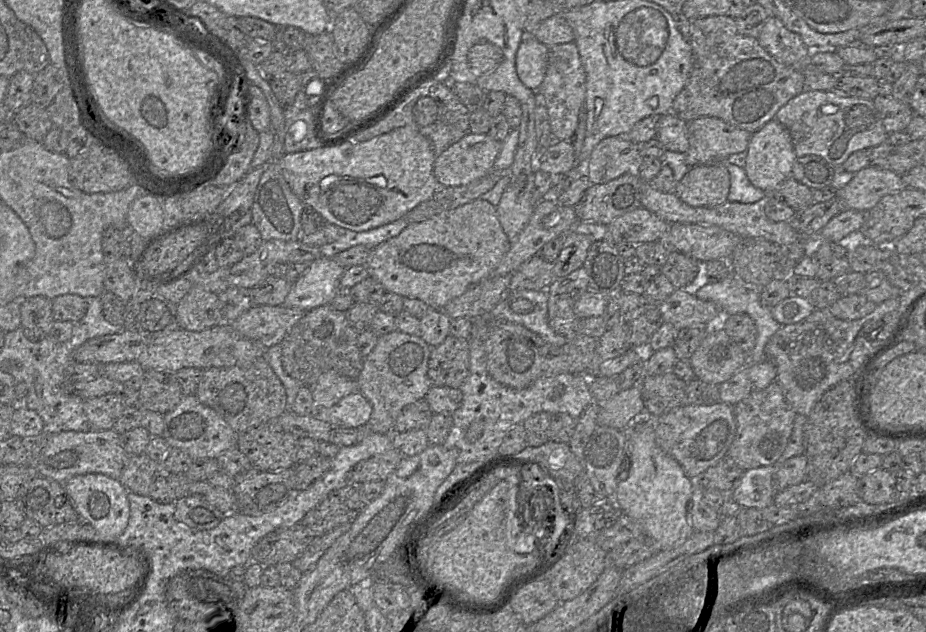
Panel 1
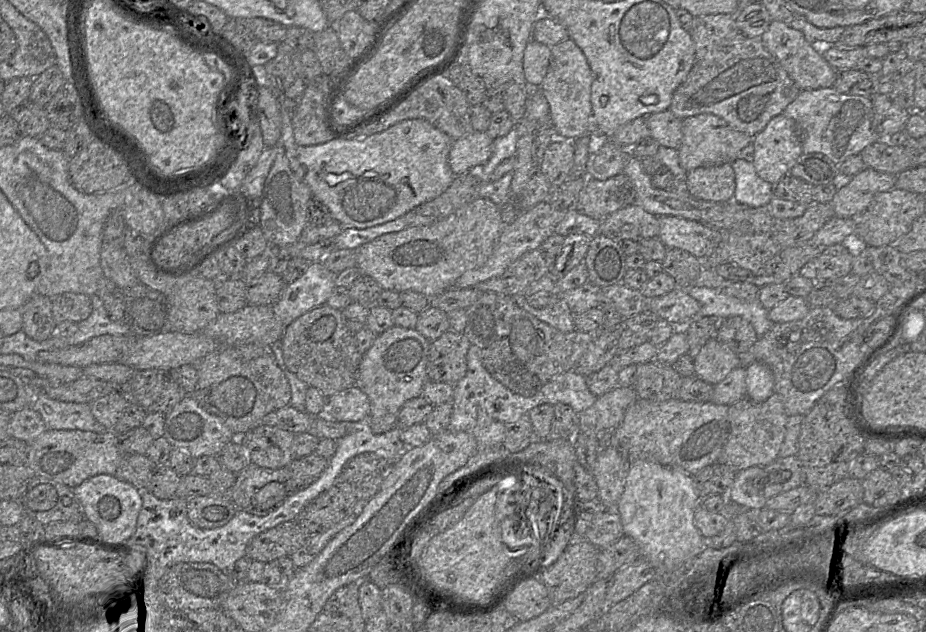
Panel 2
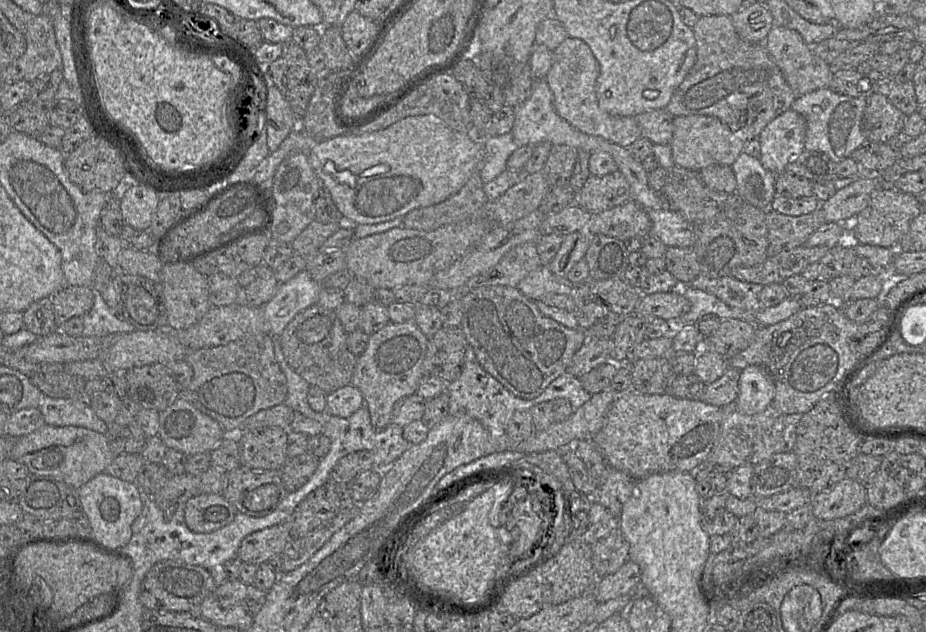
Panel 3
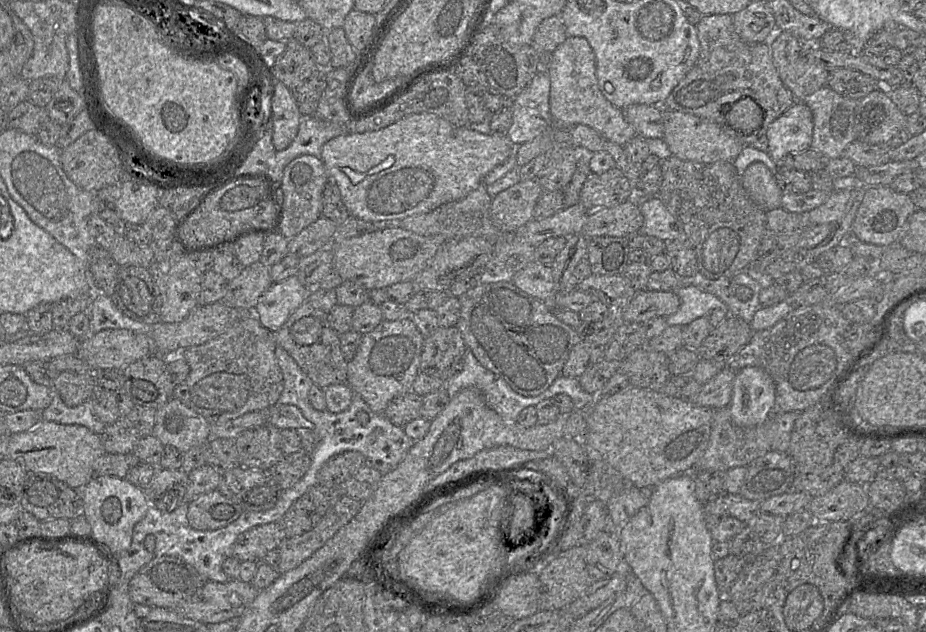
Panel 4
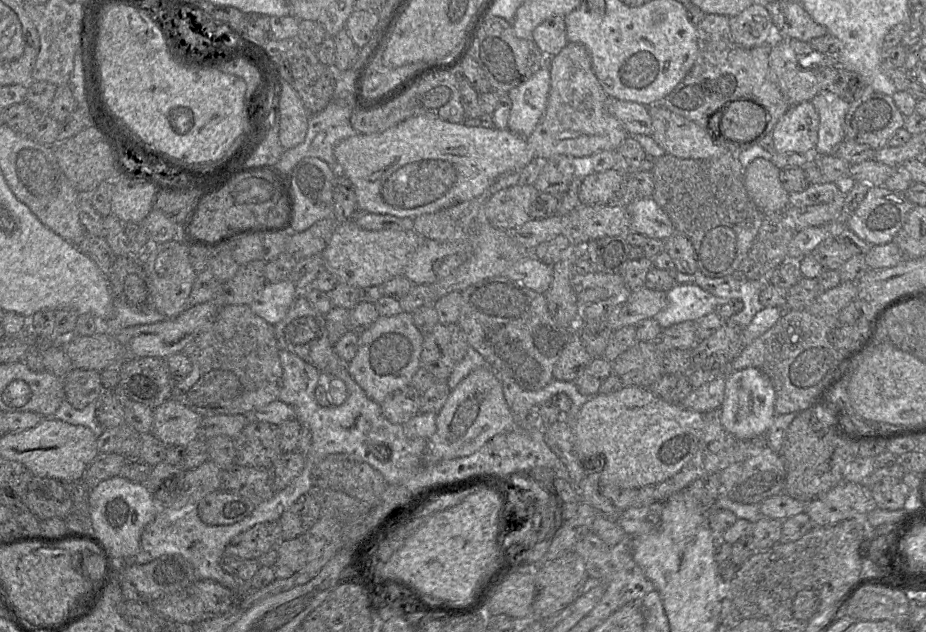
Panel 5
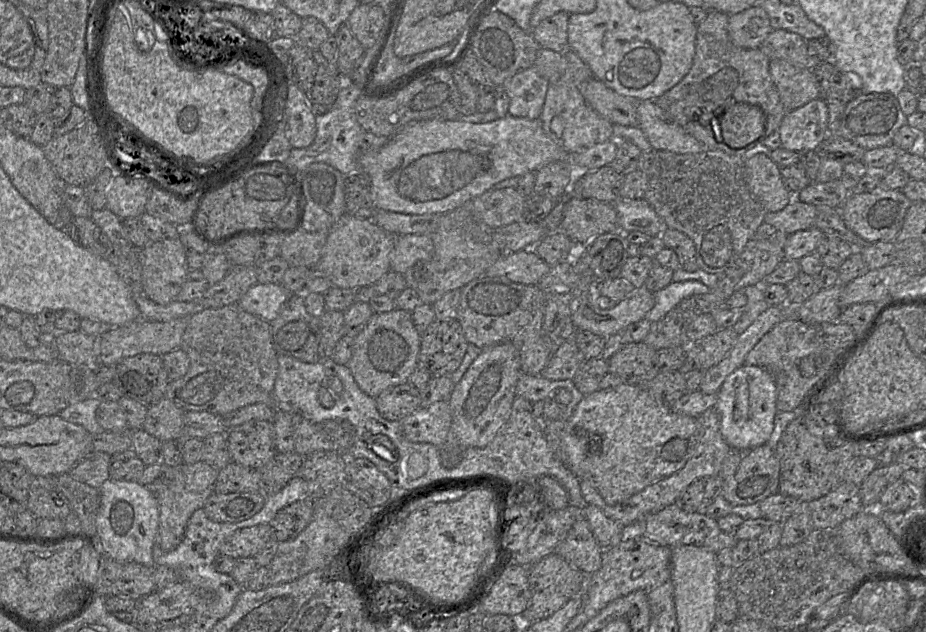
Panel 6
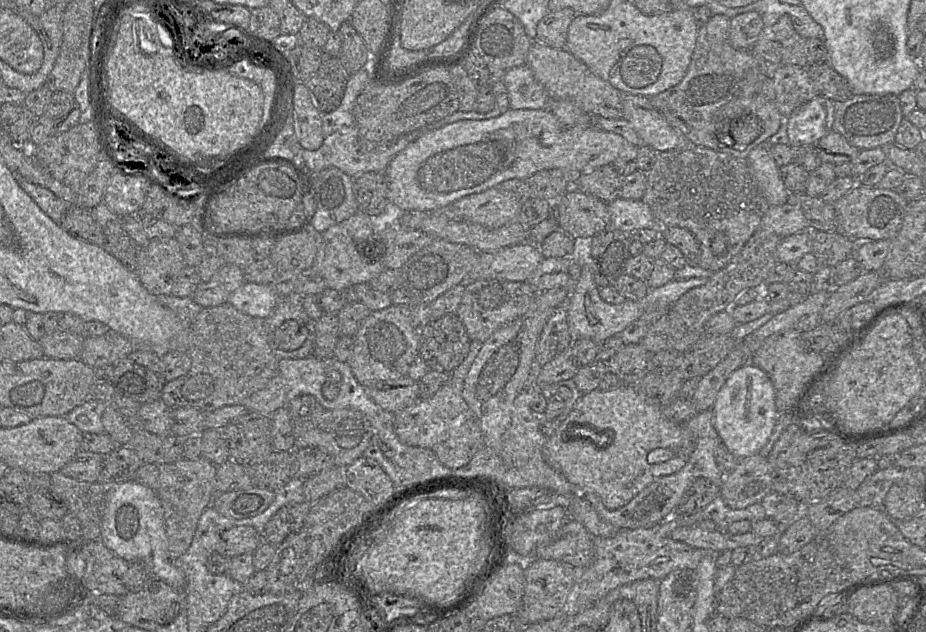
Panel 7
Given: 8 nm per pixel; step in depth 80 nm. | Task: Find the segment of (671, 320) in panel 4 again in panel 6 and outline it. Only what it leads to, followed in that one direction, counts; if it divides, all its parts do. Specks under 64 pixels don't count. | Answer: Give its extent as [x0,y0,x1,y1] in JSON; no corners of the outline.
[646,280,709,322]

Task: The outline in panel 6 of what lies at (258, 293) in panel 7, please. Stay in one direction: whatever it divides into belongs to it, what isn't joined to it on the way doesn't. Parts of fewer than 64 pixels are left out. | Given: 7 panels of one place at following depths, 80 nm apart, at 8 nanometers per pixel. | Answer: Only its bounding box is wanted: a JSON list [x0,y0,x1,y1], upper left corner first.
[238,283,290,322]

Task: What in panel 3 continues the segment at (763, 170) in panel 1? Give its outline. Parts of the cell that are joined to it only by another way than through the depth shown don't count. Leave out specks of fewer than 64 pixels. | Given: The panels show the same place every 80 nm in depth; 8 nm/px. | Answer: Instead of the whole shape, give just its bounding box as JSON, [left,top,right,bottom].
[760,109,807,175]

